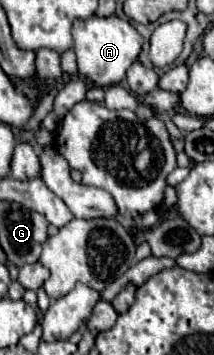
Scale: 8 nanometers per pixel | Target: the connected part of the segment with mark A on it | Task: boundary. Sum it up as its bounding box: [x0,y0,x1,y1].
[72,17,142,87]

